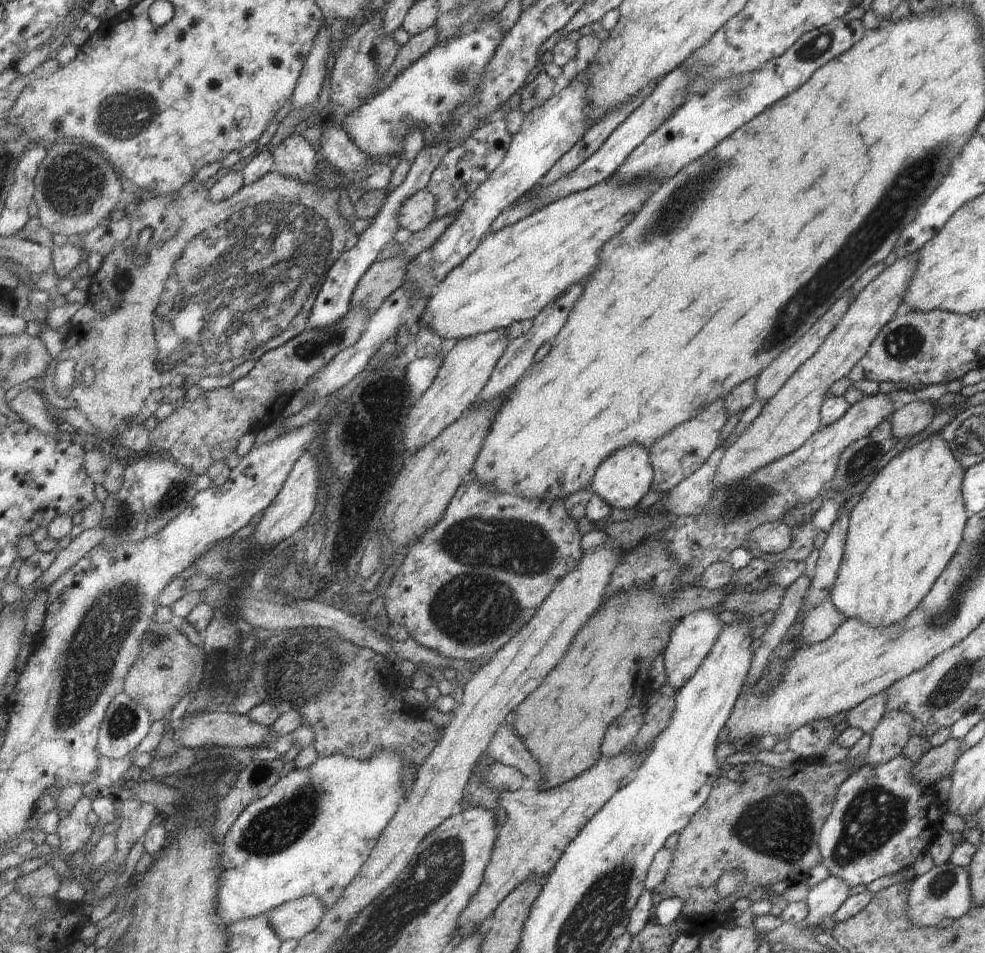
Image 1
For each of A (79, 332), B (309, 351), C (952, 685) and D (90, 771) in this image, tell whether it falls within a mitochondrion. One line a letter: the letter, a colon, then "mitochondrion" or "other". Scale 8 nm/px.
A: other
B: mitochondrion
C: mitochondrion
D: other

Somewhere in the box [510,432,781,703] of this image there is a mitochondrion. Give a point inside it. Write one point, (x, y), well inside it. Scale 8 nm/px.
(736, 507)

